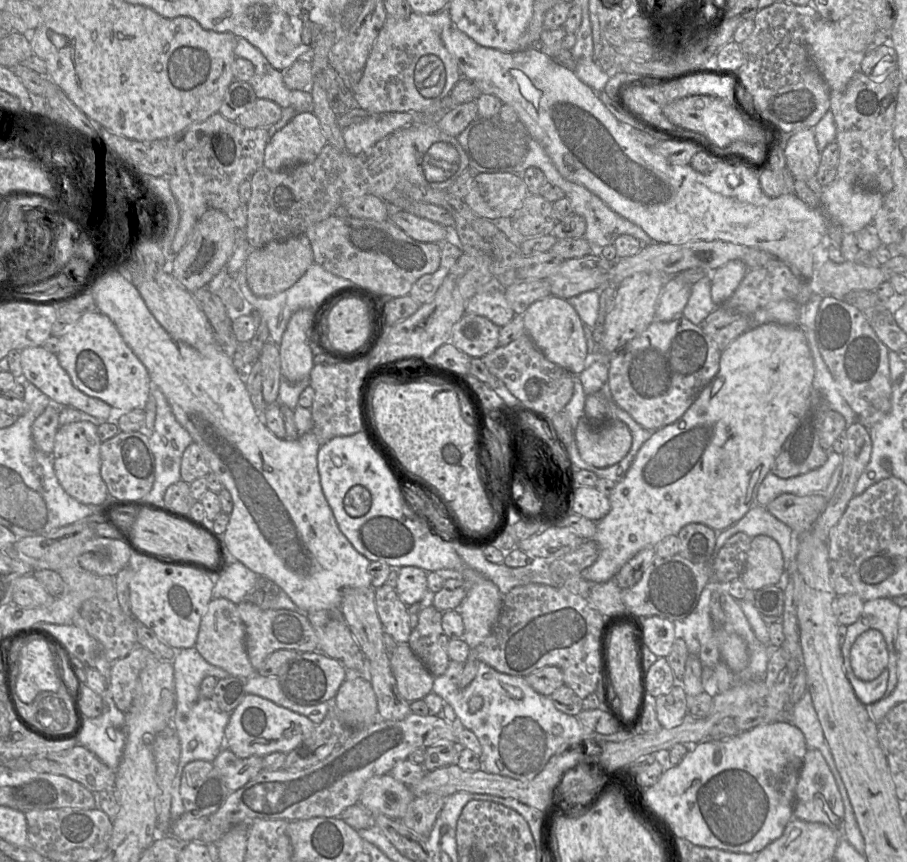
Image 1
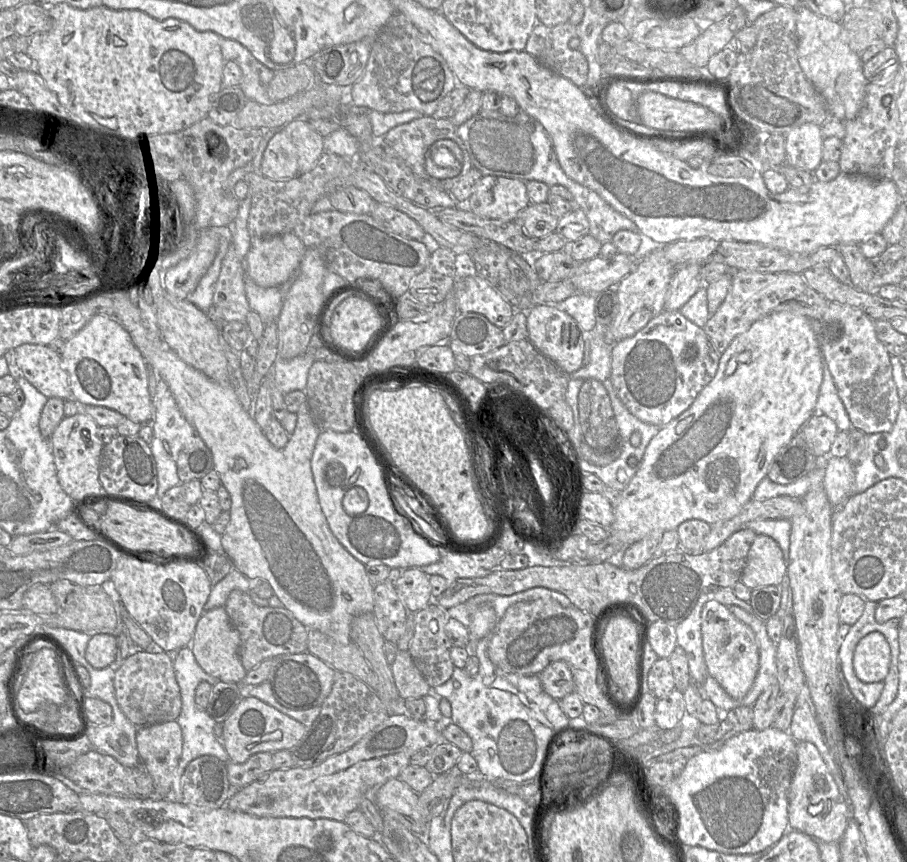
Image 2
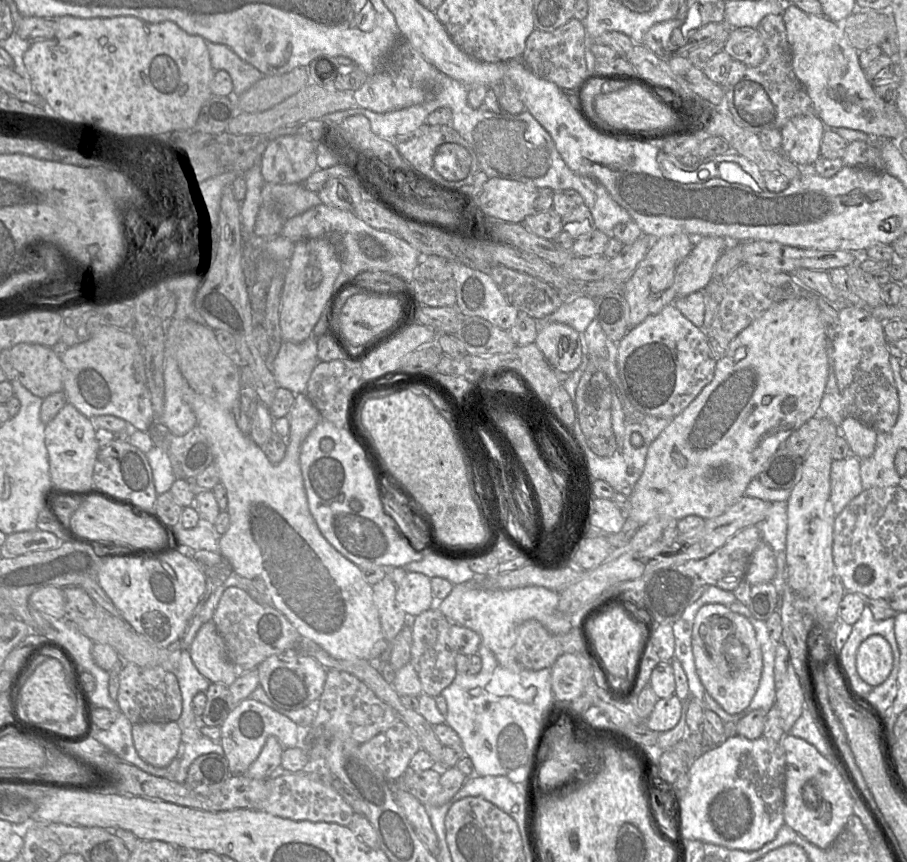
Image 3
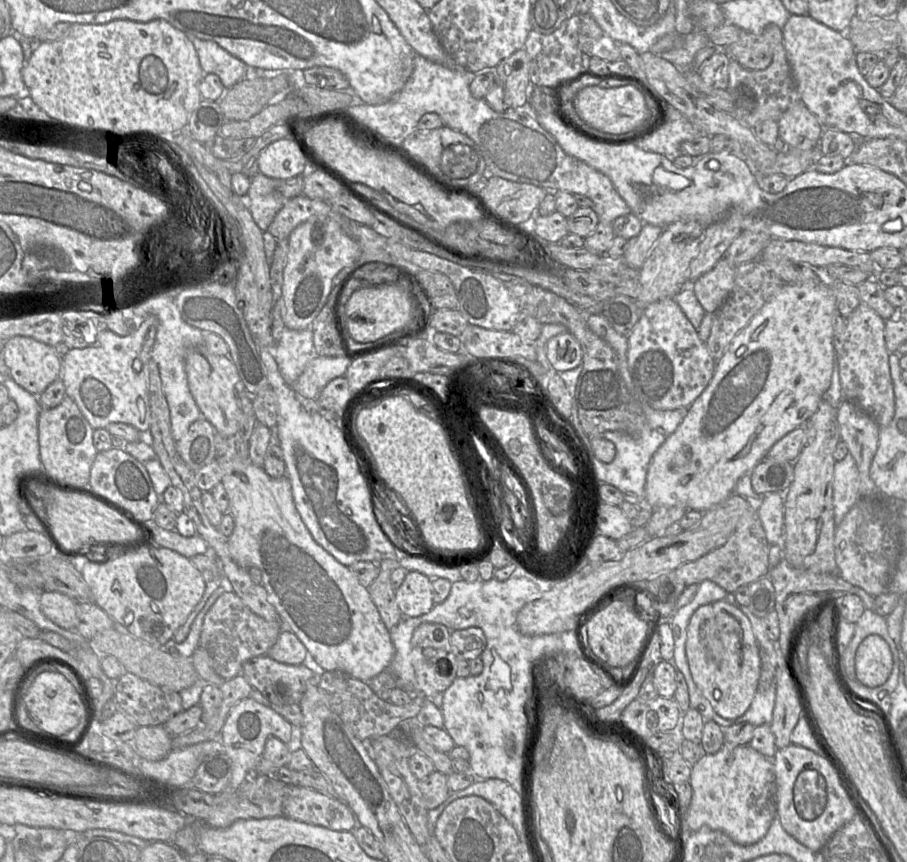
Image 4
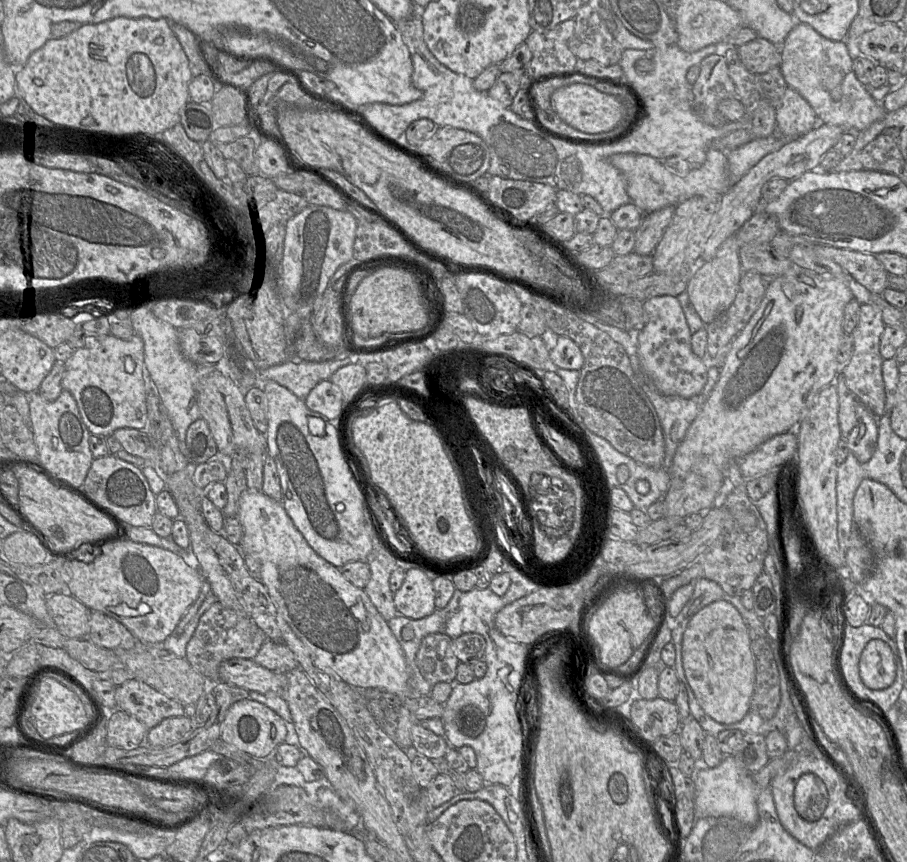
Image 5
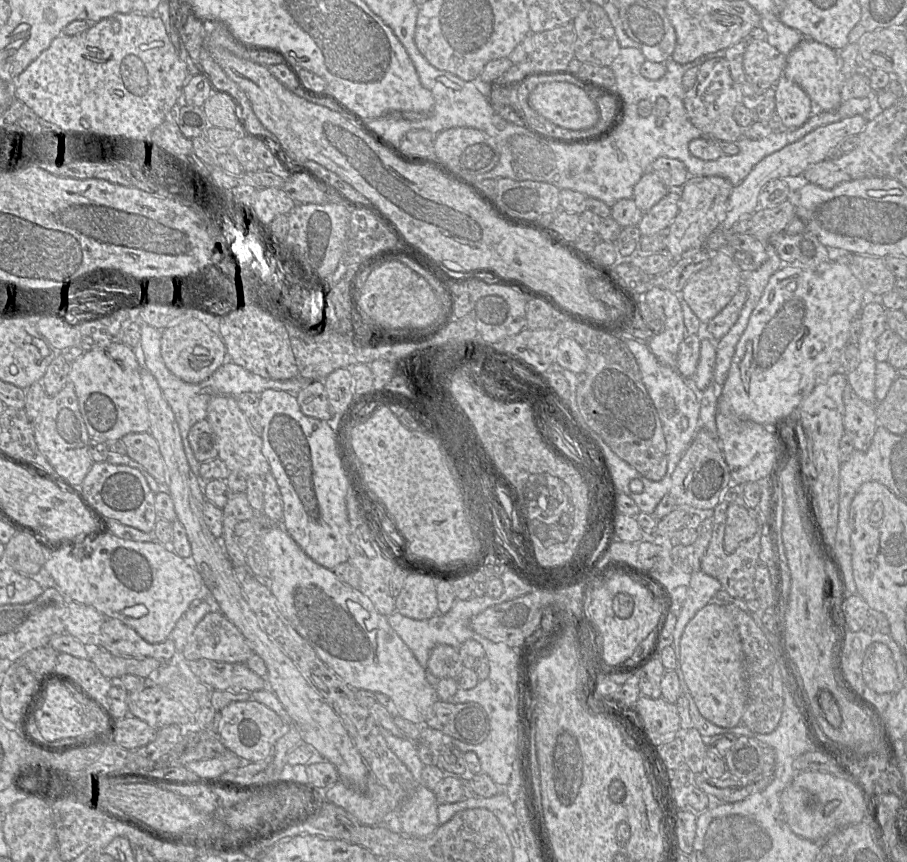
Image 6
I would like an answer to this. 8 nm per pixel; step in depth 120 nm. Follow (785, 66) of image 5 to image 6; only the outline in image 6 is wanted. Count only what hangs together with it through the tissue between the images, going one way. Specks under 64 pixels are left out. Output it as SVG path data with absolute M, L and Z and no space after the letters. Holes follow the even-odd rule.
M805 38L787 56L783 75L798 84L808 94L815 109L831 111L838 108L842 103L840 94L840 69L840 51Z

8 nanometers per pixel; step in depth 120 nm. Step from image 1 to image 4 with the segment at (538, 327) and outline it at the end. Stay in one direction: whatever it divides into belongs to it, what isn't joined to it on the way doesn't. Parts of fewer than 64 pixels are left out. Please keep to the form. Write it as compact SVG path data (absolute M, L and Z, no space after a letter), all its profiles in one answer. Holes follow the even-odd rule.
M567 331L548 340L547 357L553 369L563 372L582 363L583 352L577 339Z

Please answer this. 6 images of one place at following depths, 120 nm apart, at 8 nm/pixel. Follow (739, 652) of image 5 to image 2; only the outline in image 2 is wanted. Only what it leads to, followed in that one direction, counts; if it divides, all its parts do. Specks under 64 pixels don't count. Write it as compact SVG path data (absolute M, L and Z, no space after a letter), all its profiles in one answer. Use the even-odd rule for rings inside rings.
M716 600L708 601L701 613L704 660L709 674L733 699L742 699L751 689L759 670L759 648L753 630L737 619L729 608Z

